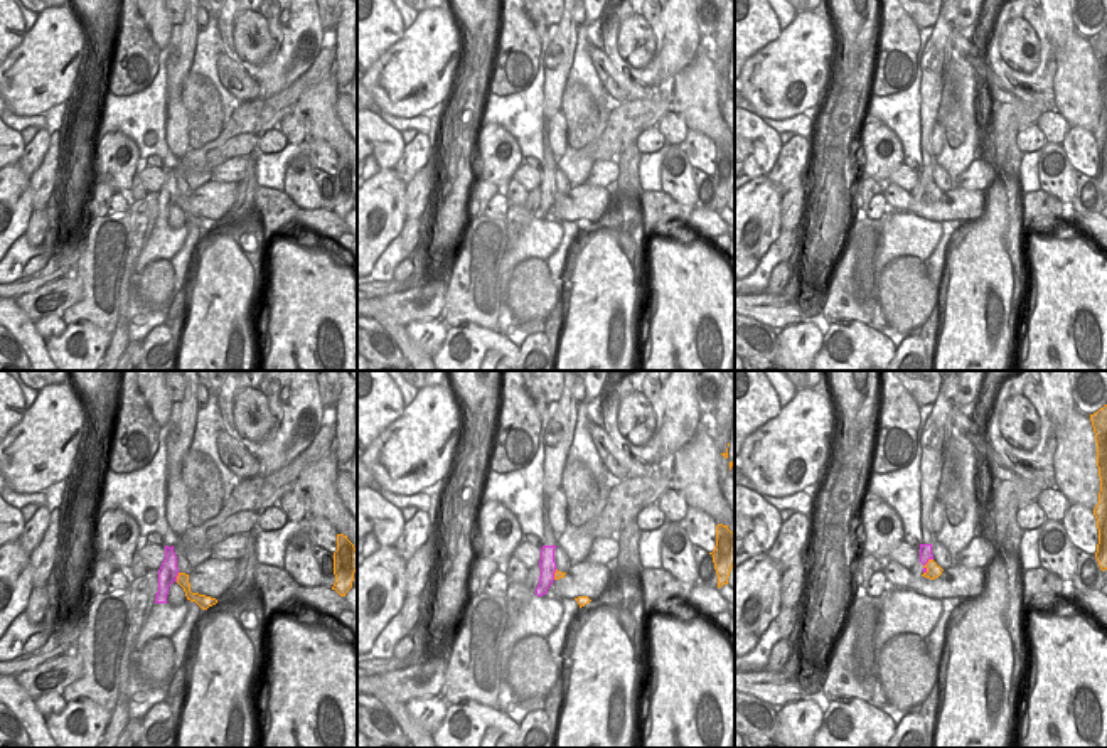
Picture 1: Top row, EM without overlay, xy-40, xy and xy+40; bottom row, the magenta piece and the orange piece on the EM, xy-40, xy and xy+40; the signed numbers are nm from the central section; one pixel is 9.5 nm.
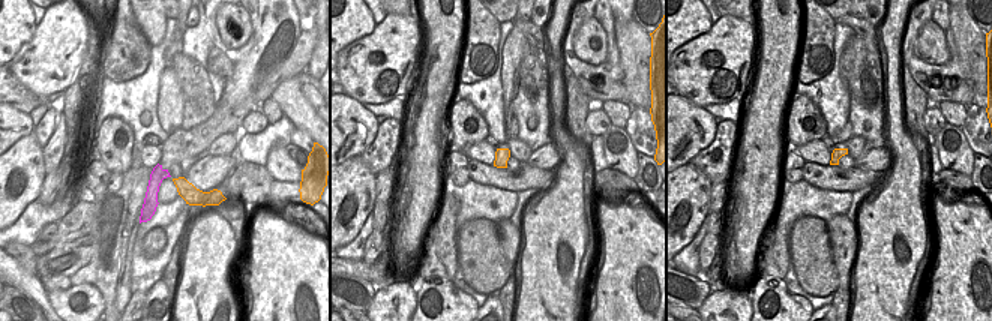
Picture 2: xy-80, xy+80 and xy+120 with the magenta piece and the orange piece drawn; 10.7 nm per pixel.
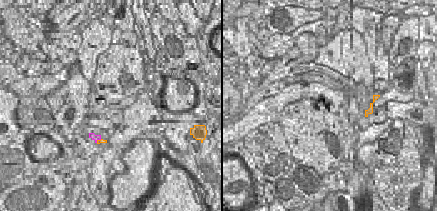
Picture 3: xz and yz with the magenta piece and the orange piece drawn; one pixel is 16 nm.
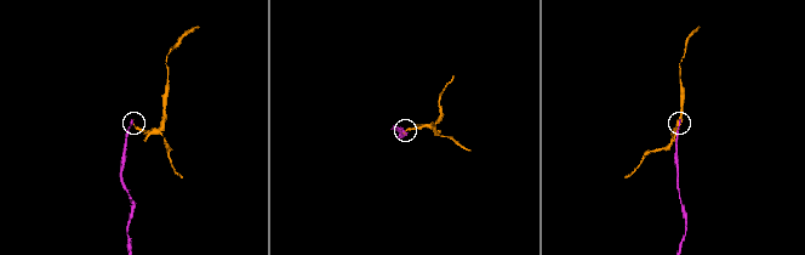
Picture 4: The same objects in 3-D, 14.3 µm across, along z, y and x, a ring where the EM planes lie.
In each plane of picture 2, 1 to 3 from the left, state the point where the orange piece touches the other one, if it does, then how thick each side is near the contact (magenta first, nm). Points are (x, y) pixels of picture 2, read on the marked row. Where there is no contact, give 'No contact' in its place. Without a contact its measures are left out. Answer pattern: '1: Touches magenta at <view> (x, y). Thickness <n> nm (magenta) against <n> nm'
1: No contact
2: No contact
3: No contact.

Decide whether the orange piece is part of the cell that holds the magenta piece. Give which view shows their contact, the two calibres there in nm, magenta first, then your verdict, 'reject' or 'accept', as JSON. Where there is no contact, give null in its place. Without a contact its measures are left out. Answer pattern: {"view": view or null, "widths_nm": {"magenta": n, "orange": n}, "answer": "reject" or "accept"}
{"view": "xy+40", "widths_nm": {"magenta": 130, "orange": 130}, "answer": "reject"}

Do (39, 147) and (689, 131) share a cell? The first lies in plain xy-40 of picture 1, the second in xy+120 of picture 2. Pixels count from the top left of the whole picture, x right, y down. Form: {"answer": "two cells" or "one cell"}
{"answer": "two cells"}

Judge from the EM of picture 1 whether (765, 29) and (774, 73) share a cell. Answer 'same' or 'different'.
different

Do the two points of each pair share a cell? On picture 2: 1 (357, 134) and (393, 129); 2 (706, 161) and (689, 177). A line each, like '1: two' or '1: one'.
1: two
2: two

